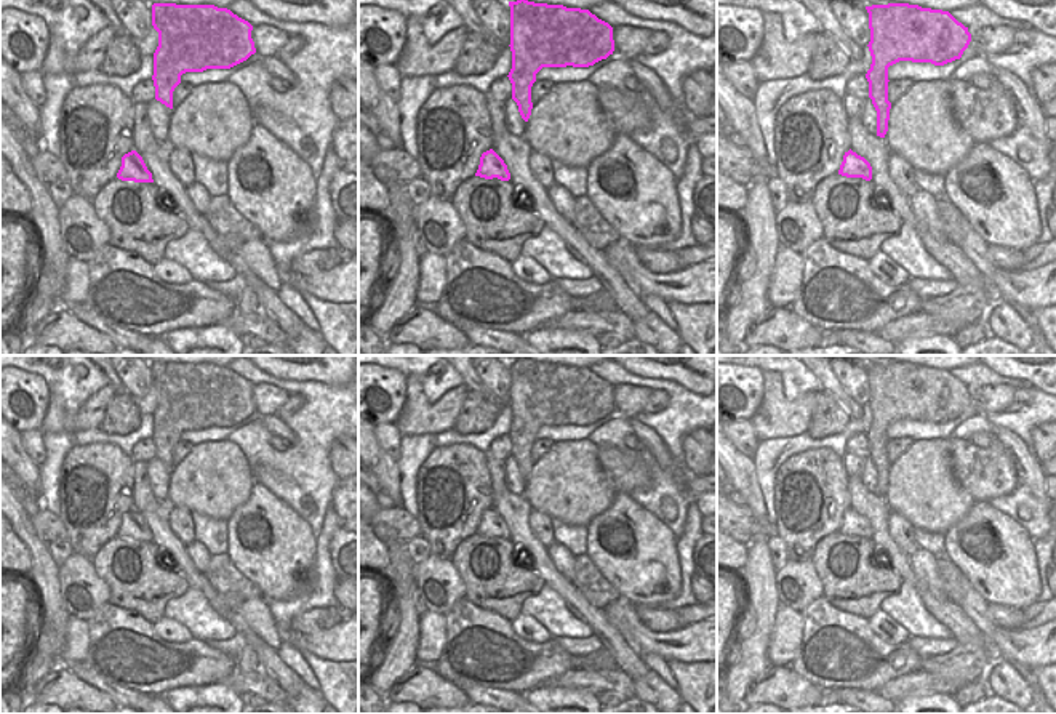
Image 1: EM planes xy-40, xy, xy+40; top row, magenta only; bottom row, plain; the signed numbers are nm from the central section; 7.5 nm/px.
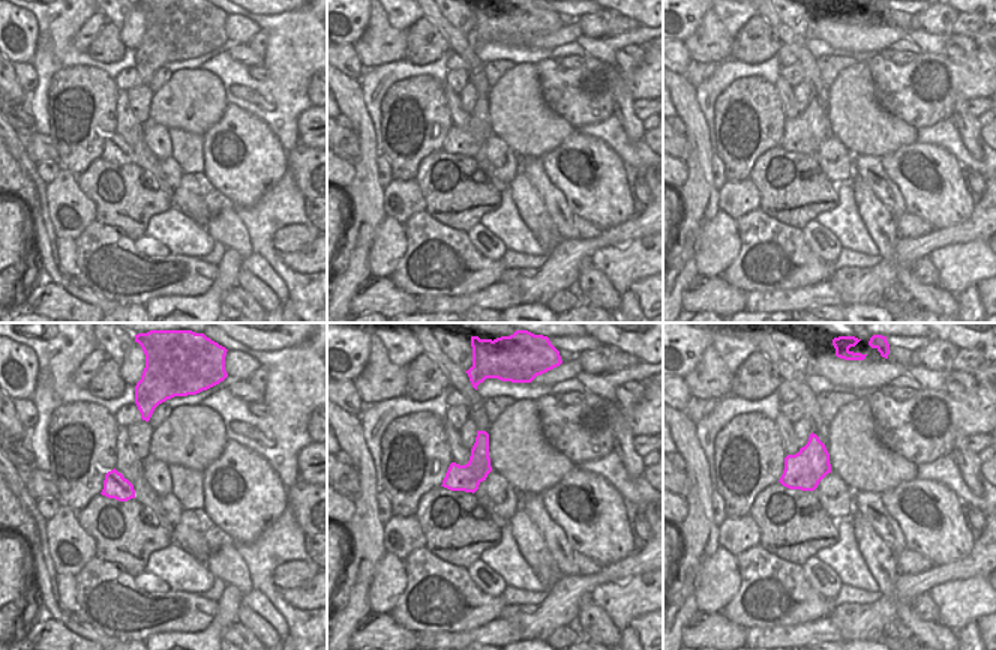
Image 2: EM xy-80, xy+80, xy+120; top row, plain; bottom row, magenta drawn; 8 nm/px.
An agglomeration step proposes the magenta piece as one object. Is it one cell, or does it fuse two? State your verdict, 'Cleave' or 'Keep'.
Keep.

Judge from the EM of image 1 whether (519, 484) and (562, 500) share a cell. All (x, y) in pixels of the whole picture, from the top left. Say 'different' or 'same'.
different

